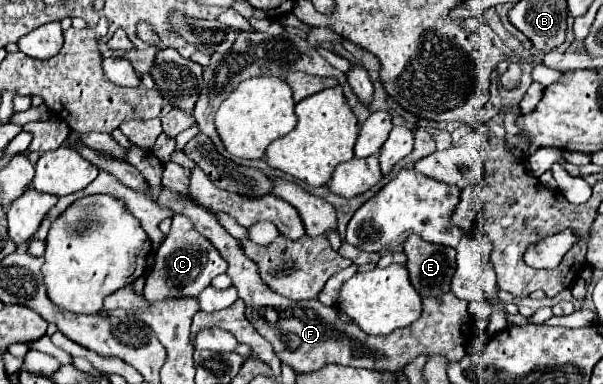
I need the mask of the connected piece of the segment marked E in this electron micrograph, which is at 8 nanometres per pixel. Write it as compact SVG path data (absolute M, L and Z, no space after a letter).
M414 233L406 239L404 253L408 255L406 269L410 281L422 297L450 291L450 279L456 271L456 249L422 241Z

